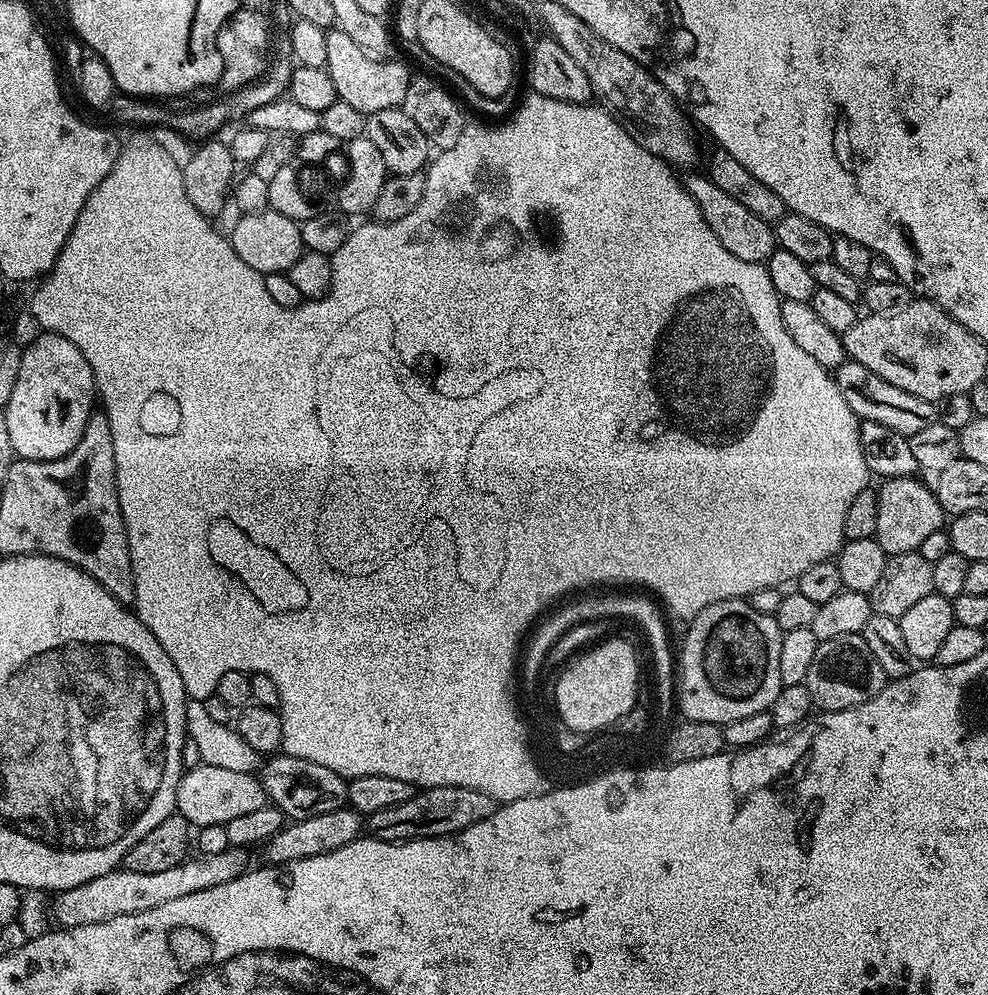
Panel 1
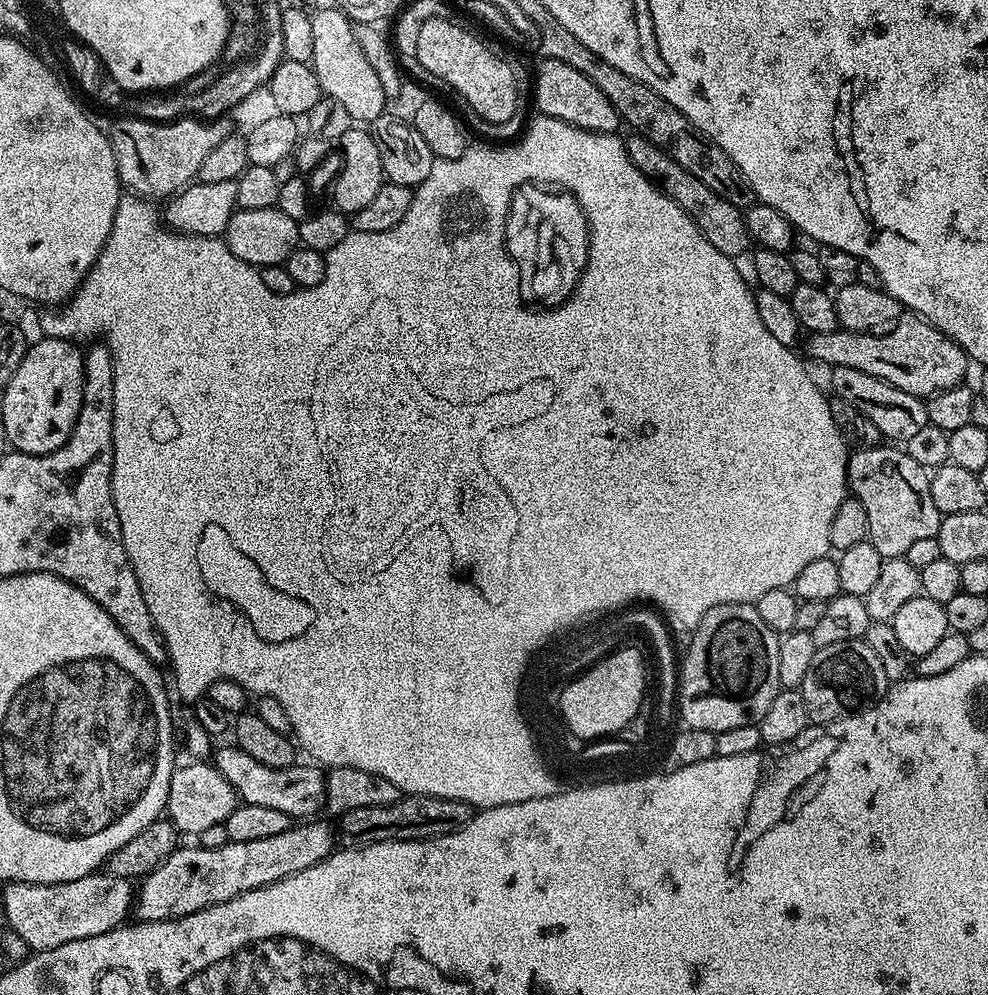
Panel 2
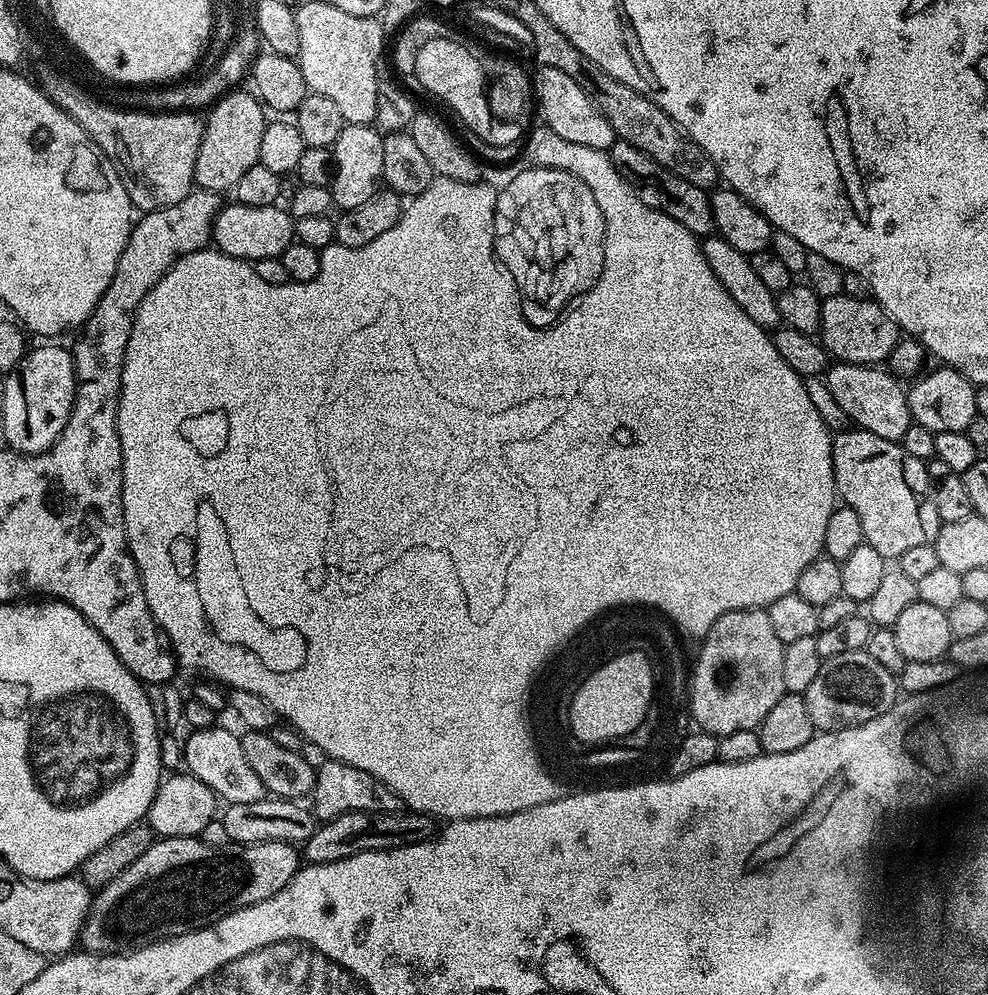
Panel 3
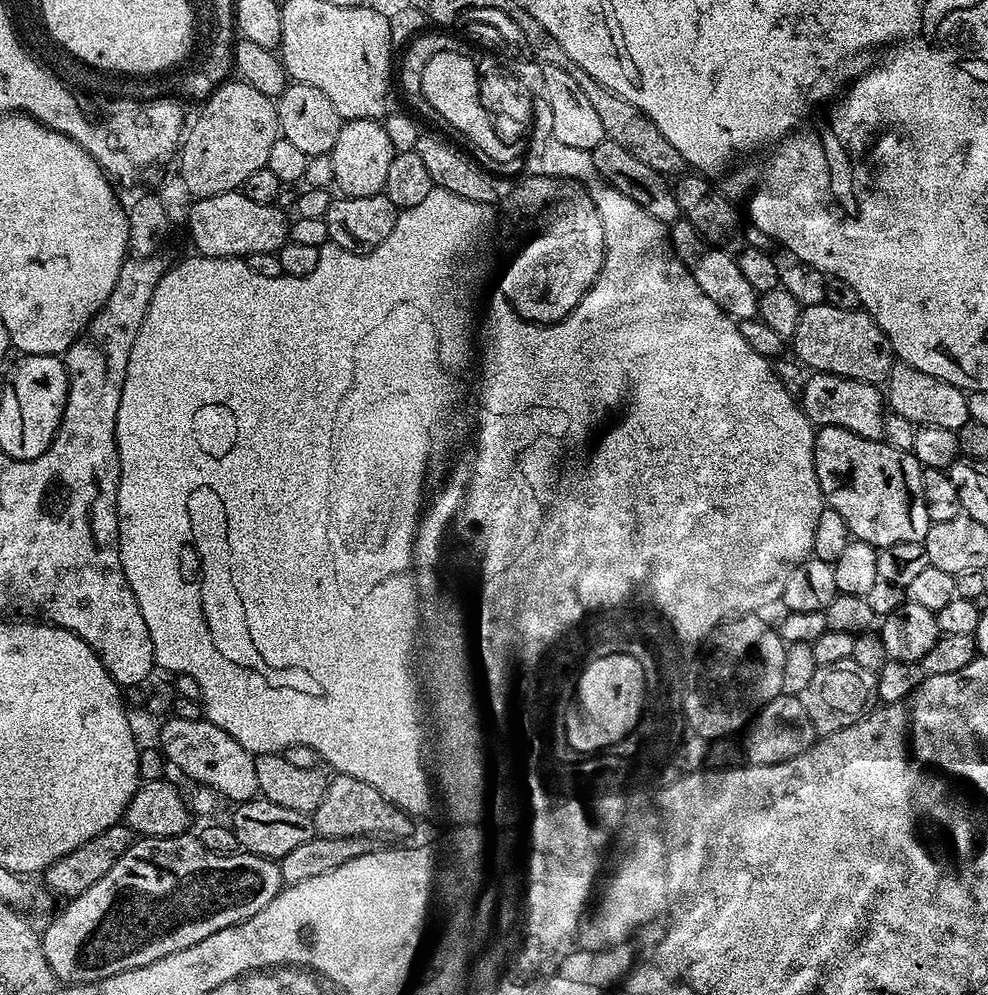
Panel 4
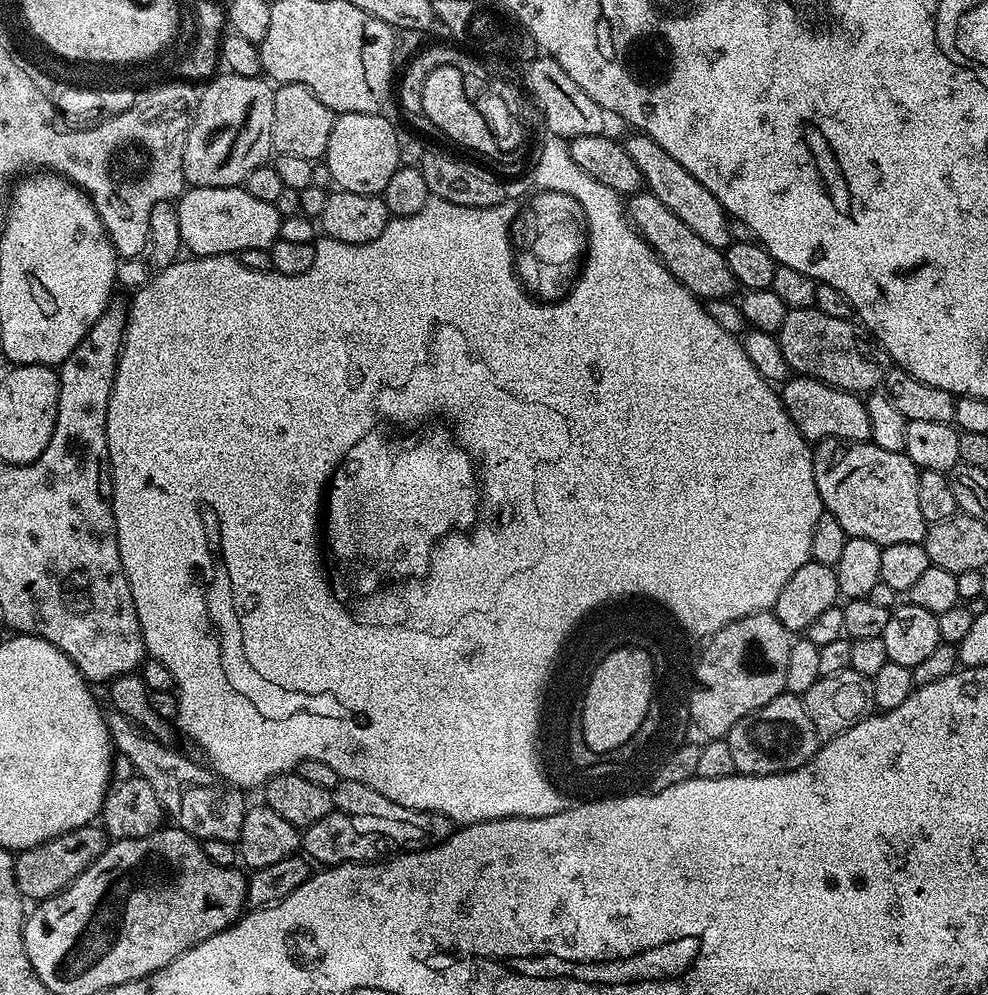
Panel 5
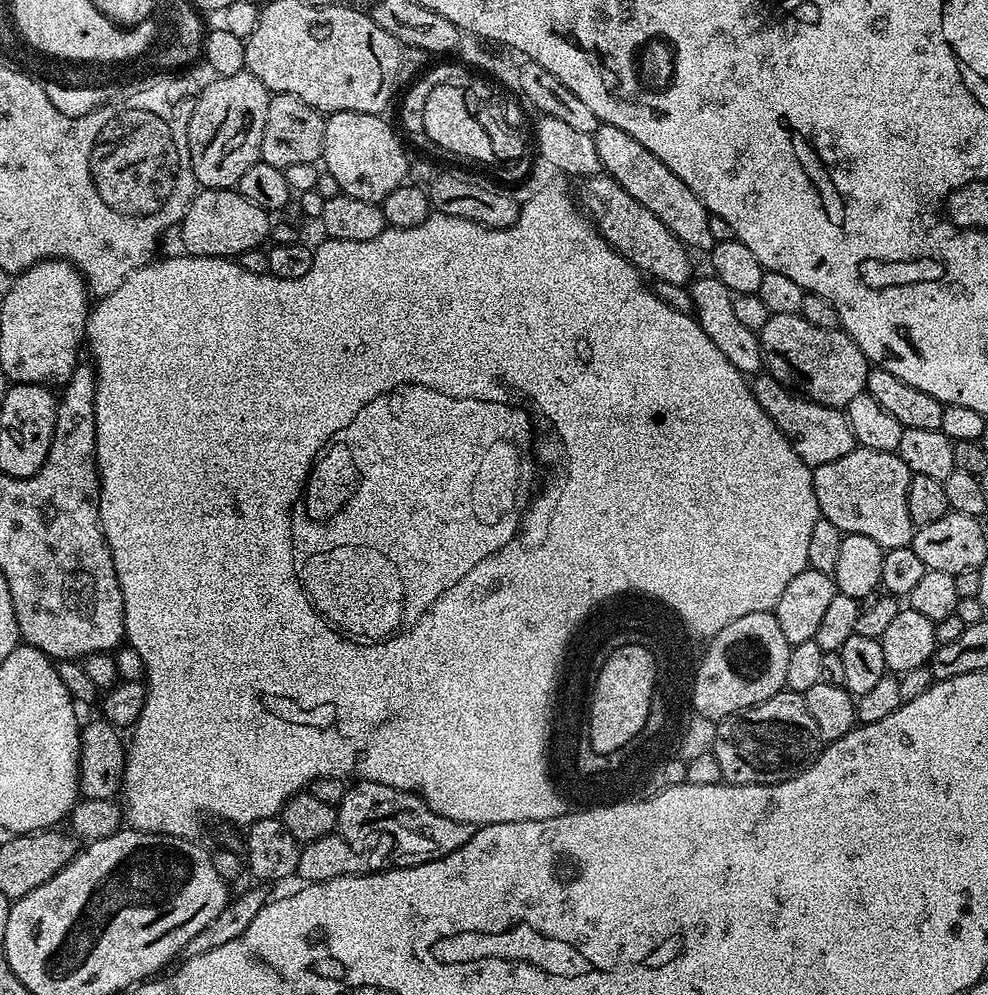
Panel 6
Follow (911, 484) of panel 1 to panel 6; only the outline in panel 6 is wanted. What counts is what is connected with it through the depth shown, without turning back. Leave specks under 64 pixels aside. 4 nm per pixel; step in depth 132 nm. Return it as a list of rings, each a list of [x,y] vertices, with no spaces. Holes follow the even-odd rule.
[[[857,447],[834,462],[812,469],[814,494],[823,519],[834,522],[845,534],[863,534],[874,538],[882,549],[906,548],[911,545],[917,527],[906,510],[906,490],[910,490],[912,471],[896,452]]]

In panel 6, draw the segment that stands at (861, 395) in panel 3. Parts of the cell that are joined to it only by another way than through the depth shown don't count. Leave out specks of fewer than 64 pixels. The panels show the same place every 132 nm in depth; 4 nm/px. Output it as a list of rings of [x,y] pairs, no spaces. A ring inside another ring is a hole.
[[[760,374],[751,381],[750,391],[754,394],[754,398],[758,398],[758,406],[762,406],[762,410],[766,410],[766,414],[770,414],[774,426],[778,426],[778,430],[782,430],[782,434],[788,439],[790,446],[794,446],[794,454],[798,454],[798,458],[802,458],[802,462],[806,462],[811,469],[817,468],[826,462],[834,462],[834,458],[842,458],[842,454],[850,454],[858,447],[854,438],[854,430],[850,430],[850,422],[841,409],[820,404],[807,395],[804,395],[805,397],[795,396],[784,383],[783,379],[771,374]]]

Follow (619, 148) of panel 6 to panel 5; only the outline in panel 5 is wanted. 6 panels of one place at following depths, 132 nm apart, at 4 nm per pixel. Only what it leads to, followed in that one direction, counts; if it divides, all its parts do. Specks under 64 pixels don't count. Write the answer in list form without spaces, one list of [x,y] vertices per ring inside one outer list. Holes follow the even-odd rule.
[[[632,134],[622,145],[634,160],[634,166],[638,166],[644,188],[654,198],[658,198],[658,202],[662,202],[662,206],[666,206],[670,214],[678,214],[678,218],[682,218],[682,222],[686,222],[686,226],[690,226],[690,230],[694,230],[694,234],[698,234],[698,238],[702,238],[702,242],[709,246],[723,250],[732,243],[728,213],[718,202],[718,198],[714,198],[714,194],[710,194],[710,190],[706,190],[706,186],[702,186],[702,182],[698,182],[698,178],[694,178],[690,170],[686,170],[686,166],[674,162],[674,158],[670,158],[670,154],[666,154],[666,150],[658,146],[658,142],[643,134]]]

